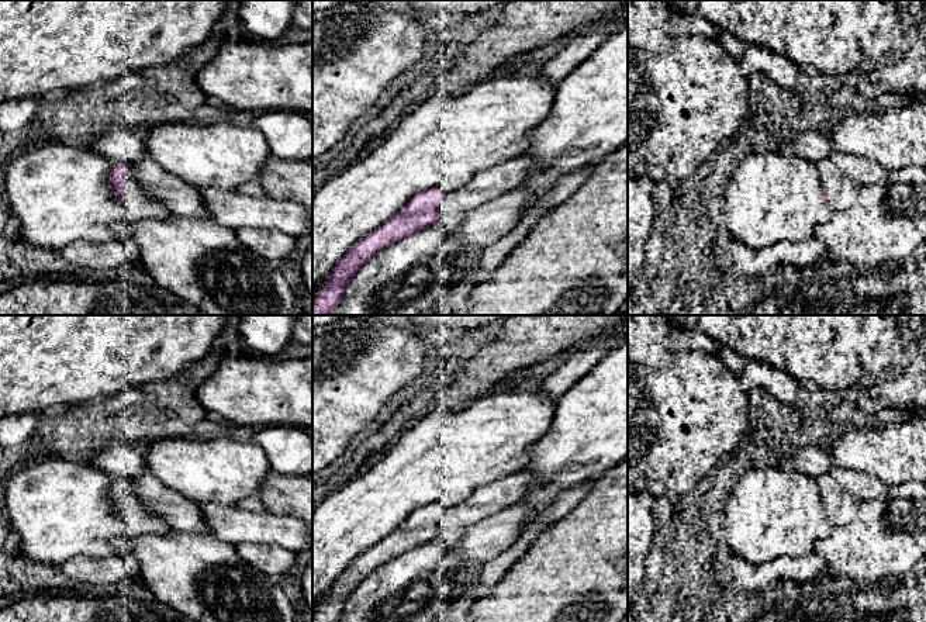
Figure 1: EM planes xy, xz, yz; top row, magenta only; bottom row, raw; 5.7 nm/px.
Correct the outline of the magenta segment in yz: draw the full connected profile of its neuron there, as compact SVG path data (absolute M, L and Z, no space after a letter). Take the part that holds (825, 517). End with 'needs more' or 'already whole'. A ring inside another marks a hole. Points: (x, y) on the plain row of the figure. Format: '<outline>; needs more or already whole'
M829 473L815 480L822 502L822 518L829 525L844 525L858 511L858 502L844 495L832 481Z; needs more

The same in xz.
M516 473L478 487L459 505L443 508L432 502L417 508L395 531L356 556L336 577L329 597L319 604L312 622L336 622L350 594L377 569L431 540L452 546L470 525L515 505L539 480Z; needs more

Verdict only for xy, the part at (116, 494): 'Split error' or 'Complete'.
Split error

